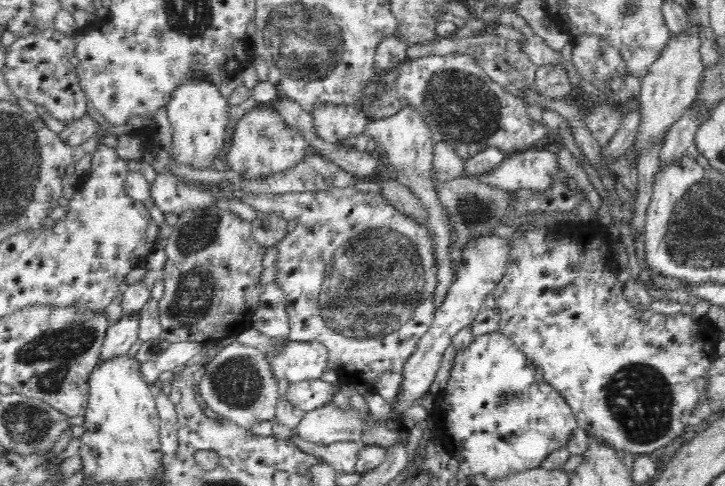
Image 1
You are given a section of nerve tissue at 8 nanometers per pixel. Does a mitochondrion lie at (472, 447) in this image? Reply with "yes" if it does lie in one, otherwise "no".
no

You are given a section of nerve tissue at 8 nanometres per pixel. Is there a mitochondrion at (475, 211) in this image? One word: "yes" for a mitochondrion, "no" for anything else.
yes

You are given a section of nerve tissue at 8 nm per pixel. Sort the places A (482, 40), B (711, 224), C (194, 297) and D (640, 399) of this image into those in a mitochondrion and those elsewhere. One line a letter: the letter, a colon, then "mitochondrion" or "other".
A: other
B: mitochondrion
C: mitochondrion
D: mitochondrion

